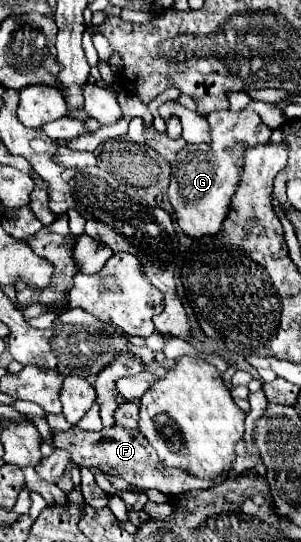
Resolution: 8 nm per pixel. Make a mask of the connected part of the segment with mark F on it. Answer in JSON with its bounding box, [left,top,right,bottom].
[51,427,209,495]

